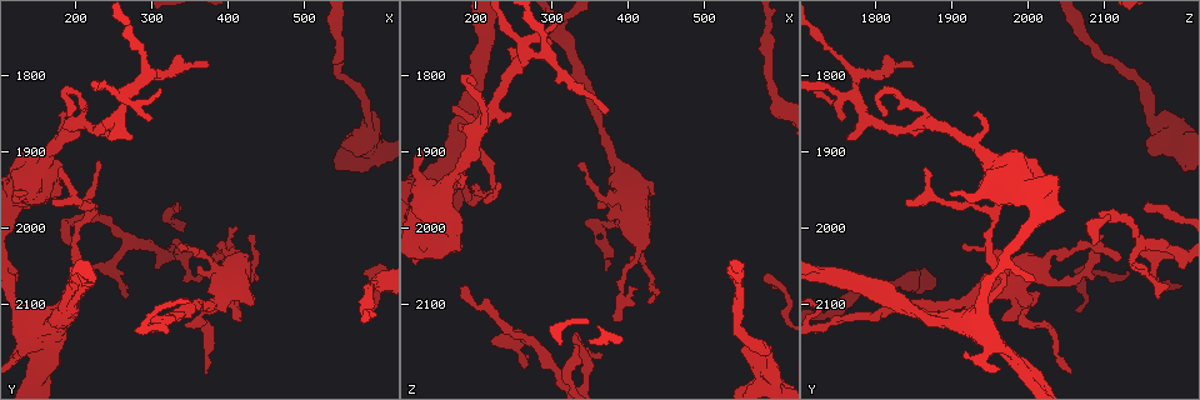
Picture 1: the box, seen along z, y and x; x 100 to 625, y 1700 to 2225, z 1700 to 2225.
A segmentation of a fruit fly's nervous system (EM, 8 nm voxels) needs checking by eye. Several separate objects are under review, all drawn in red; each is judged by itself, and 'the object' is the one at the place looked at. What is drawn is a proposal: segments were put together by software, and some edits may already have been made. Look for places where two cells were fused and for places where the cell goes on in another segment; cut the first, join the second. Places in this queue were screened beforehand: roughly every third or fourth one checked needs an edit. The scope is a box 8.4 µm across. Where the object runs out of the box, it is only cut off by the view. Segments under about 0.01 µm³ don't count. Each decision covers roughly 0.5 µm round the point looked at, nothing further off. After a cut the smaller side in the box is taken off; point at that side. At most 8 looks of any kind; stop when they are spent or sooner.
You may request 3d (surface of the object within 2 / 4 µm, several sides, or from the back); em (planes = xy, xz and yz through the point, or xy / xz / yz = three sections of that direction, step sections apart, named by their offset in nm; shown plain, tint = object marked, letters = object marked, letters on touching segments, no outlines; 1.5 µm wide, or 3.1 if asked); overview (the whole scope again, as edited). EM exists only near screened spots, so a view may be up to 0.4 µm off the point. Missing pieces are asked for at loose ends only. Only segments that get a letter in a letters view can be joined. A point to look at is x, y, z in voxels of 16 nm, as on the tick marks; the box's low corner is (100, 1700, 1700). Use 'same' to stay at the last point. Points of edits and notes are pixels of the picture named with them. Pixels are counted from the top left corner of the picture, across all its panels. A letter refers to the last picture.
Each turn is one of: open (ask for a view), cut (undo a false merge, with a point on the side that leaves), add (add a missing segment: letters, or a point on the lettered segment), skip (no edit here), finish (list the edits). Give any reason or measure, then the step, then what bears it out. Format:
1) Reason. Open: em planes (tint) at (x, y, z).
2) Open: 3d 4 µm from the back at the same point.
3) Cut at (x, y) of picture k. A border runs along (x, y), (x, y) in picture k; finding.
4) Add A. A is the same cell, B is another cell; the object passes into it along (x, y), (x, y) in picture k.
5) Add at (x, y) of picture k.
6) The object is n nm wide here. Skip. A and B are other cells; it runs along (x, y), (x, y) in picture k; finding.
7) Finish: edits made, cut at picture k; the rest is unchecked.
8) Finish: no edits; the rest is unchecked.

Three-way junction. Open: 3d 4 µm at (580, 1870, 2170).

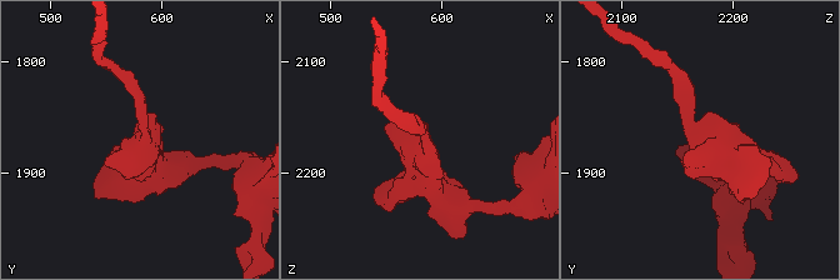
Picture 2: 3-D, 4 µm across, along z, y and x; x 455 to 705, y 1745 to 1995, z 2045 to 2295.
Open: em xy step 8 (tint) at (582, 1868, 2172).

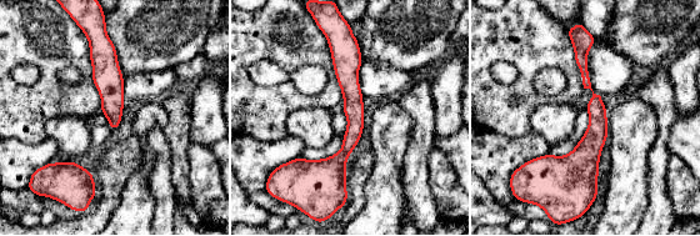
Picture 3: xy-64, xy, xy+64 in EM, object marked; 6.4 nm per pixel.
Open: em planes (letters) at the same point.

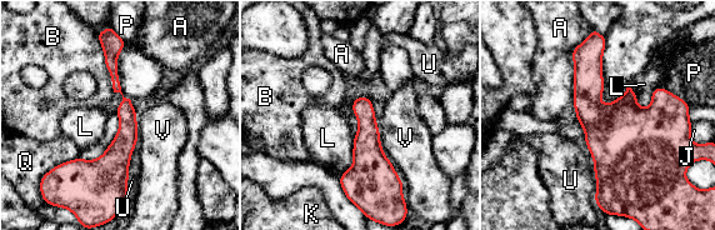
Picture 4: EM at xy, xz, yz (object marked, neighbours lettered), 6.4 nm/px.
The object is 160 nm wide here. Skip. A, B, J, K, L, P, Q, U and V are other cells; a border runs along (628, 84), (643, 108), (663, 88) in picture 4; continuous, no second cell.

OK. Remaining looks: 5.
An open end. Open: 3d 2 µm at (370, 1780, 1845).

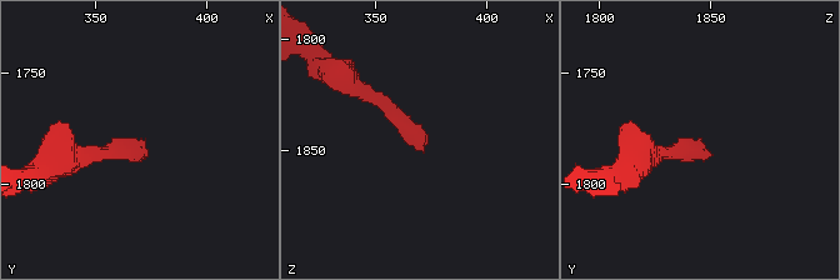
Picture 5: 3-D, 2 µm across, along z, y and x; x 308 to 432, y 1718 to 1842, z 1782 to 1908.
Now the EM. Open: em xy step 4 (plain) at (371, 1782, 1848).

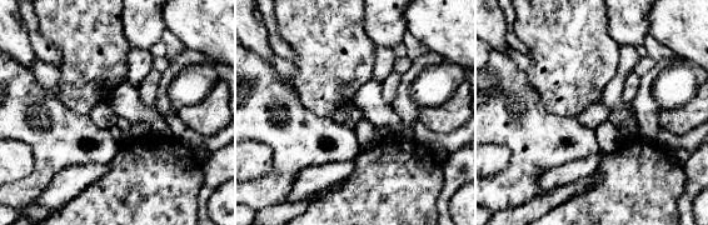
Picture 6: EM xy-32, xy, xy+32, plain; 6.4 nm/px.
Open: em xy step 4 (letters) at the same point.

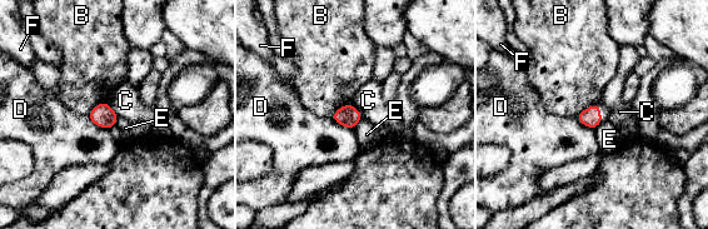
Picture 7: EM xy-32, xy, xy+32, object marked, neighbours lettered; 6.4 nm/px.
Skip. B, C, D, E and F are other cells; a border runs along (597, 103), (587, 106), (576, 117) in picture 7; none of them fits.

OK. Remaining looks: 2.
Branch stops here. Open: em planes (plain) at (330, 2015, 2145).

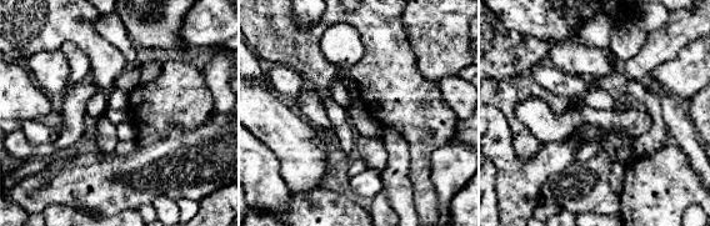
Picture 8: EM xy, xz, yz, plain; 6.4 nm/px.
What lies round it. Open: em planes (letters) at the same point.

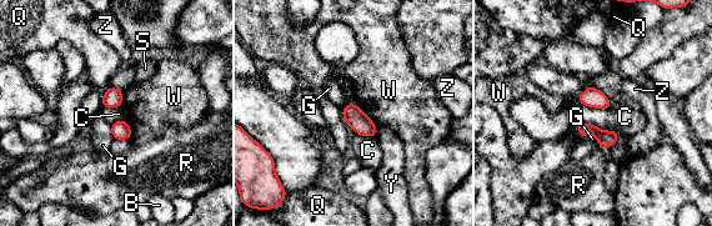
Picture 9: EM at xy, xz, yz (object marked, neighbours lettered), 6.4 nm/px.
Skip. B, C, G, Q, R, S, W, Y and Z are other cells; a border runs along (576, 124), (576, 130), (581, 136) in picture 9; no lettered segment goes on from it.

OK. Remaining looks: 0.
Finish: no edits; the rest is unchecked.

